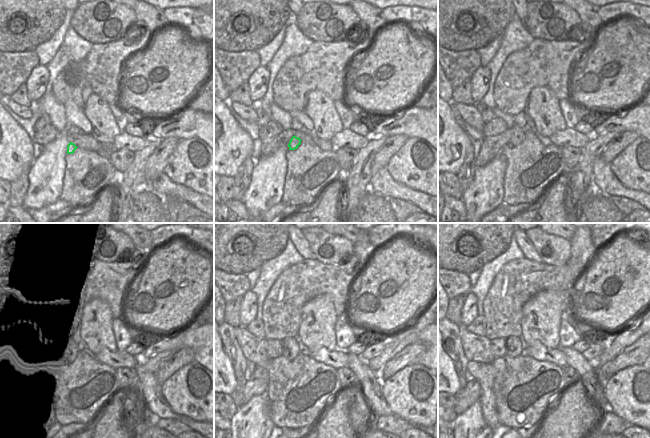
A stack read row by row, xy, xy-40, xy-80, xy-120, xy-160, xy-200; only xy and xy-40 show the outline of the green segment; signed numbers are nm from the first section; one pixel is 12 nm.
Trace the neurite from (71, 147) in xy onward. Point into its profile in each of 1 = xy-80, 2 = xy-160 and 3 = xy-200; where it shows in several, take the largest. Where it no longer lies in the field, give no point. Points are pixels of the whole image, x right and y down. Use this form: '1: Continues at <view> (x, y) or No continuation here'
1: Continues at xy-80 (519, 133)
2: Continues at xy-160 (290, 348)
3: Continues at xy-200 (514, 347).

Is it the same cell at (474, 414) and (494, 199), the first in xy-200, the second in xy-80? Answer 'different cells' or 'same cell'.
same cell

